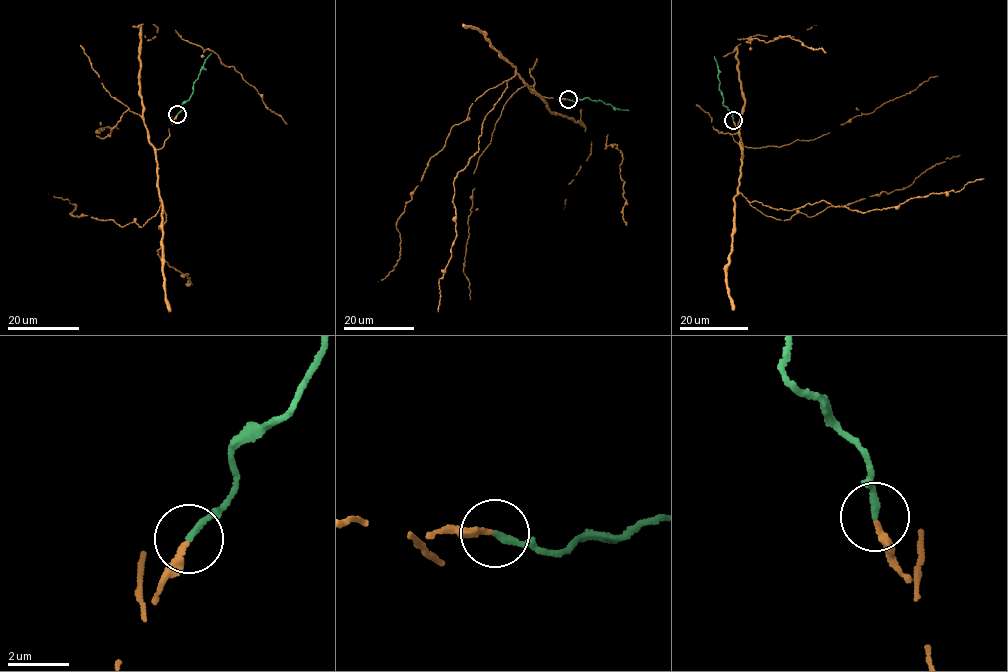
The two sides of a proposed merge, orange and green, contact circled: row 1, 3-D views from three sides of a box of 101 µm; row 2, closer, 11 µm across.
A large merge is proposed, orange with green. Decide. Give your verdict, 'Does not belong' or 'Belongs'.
Does not belong

